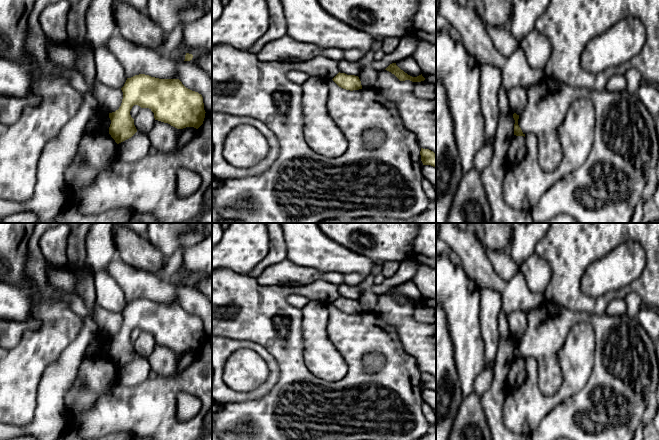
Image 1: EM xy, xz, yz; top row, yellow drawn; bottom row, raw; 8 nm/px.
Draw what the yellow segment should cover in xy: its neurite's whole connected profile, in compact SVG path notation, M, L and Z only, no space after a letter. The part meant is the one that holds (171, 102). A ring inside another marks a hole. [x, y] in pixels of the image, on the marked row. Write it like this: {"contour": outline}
{"contour": "M139 74L127 78L121 90L121 106L109 113L109 134L117 144L137 132L130 115L134 105L149 108L154 113L155 120L177 129L198 129L203 124L206 112L202 95L186 88L179 79L159 79Z"}

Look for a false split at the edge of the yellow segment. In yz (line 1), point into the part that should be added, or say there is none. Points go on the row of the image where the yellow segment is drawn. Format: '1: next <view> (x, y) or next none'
1: next none

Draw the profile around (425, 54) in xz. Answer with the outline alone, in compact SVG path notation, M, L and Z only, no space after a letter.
M418 39L417 47L412 57L421 69L425 81L436 85L436 44Z

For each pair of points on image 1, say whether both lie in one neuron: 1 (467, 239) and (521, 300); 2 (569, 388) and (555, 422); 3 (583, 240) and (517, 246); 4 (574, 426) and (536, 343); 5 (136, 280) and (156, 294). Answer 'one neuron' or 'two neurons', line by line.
1: one neuron
2: two neurons
3: two neurons
4: one neuron
5: one neuron

